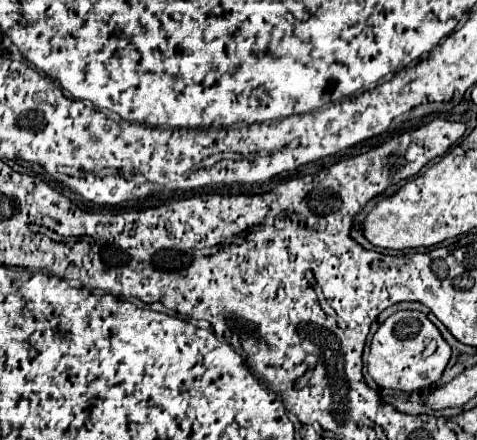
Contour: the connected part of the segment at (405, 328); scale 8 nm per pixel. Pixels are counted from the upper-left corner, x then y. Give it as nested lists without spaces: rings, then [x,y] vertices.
[[[396,311],[374,333],[374,339],[370,343],[368,373],[380,389],[420,391],[434,385],[442,377],[450,357],[450,345],[422,311]]]

